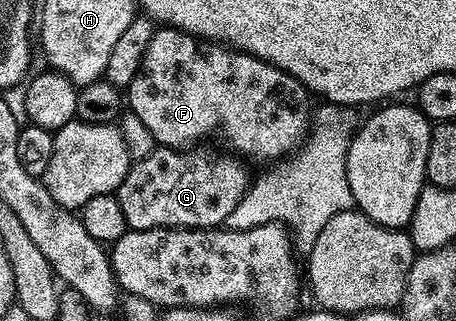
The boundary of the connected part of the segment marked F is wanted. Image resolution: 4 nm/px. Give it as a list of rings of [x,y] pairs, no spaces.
[[[168,25],[162,26],[160,29],[154,30],[151,37],[151,45],[147,45],[147,53],[143,53],[143,61],[139,65],[139,73],[135,73],[135,77],[129,82],[127,88],[127,107],[135,117],[139,117],[139,121],[143,121],[143,125],[147,125],[147,129],[151,132],[151,137],[155,137],[155,141],[162,147],[170,149],[189,149],[192,143],[197,143],[200,139],[205,139],[212,133],[216,127],[225,127],[225,139],[238,151],[241,155],[250,155],[253,159],[281,159],[284,155],[292,156],[305,143],[311,128],[311,106],[309,107],[309,99],[311,93],[304,87],[298,79],[291,77],[283,69],[279,69],[275,65],[271,65],[267,61],[263,61],[255,55],[249,54],[247,51],[238,49],[230,49],[228,46],[222,45],[216,41],[206,41],[188,31],[178,31],[176,27]]]

